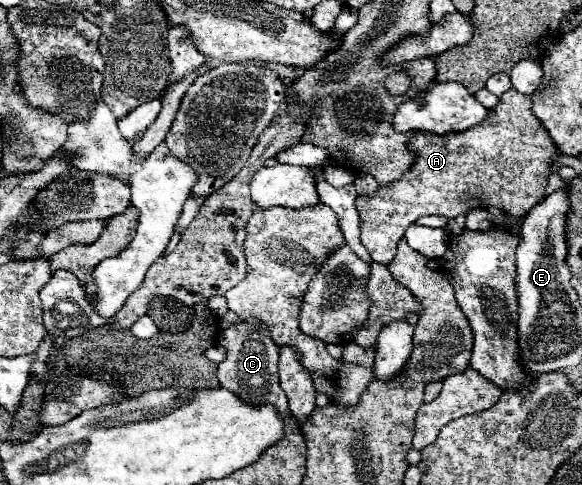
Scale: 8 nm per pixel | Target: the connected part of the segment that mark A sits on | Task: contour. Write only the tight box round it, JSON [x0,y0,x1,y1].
[354,89,558,265]

